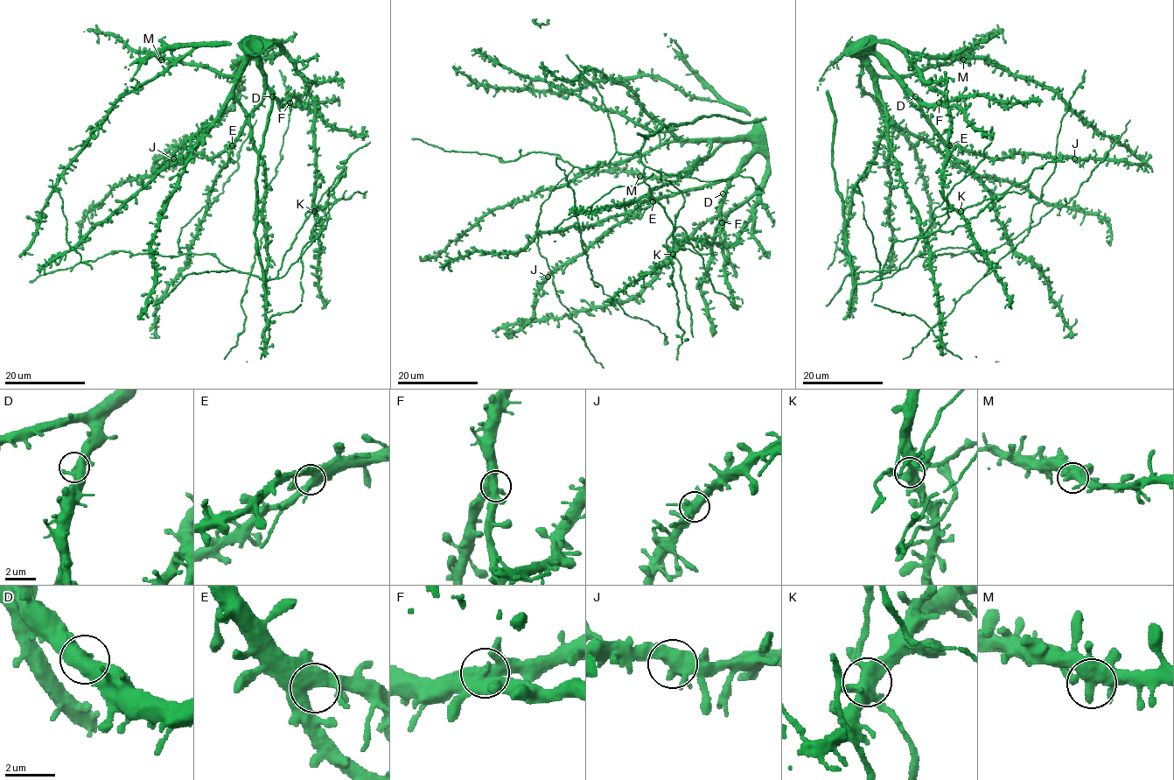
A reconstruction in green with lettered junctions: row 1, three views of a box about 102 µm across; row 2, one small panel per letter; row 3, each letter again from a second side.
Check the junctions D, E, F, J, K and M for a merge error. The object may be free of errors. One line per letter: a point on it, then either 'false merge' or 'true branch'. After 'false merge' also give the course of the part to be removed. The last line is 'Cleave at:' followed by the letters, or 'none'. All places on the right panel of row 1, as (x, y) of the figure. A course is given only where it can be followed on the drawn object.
D: place (915, 96); true branch
E: place (949, 145); true branch
F: place (939, 102); true branch
J: place (1074, 158); true branch
K: place (960, 211); true branch
M: place (963, 59); true branch
Cleave at: none

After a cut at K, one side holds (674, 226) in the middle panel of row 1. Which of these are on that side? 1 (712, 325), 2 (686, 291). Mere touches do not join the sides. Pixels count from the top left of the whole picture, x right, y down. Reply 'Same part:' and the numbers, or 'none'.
Same part: 1

